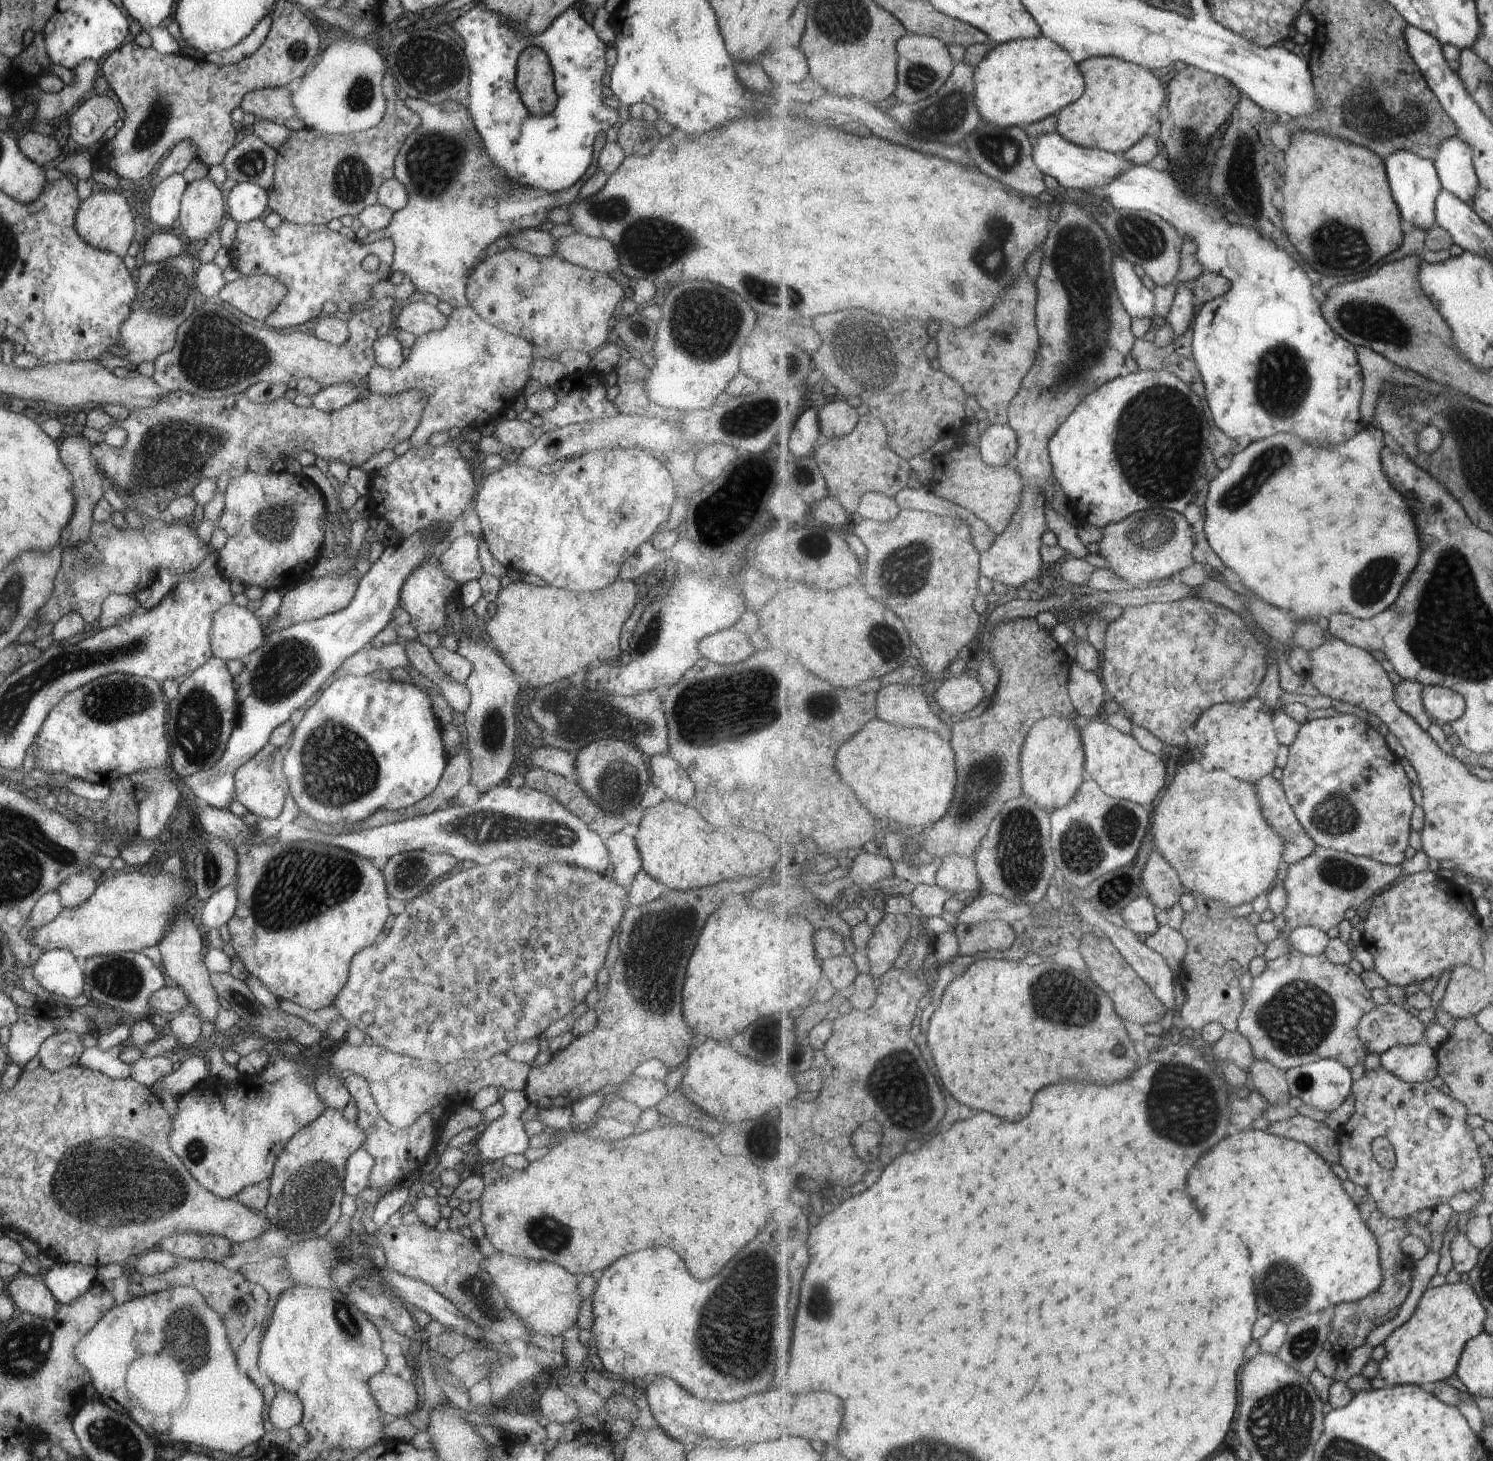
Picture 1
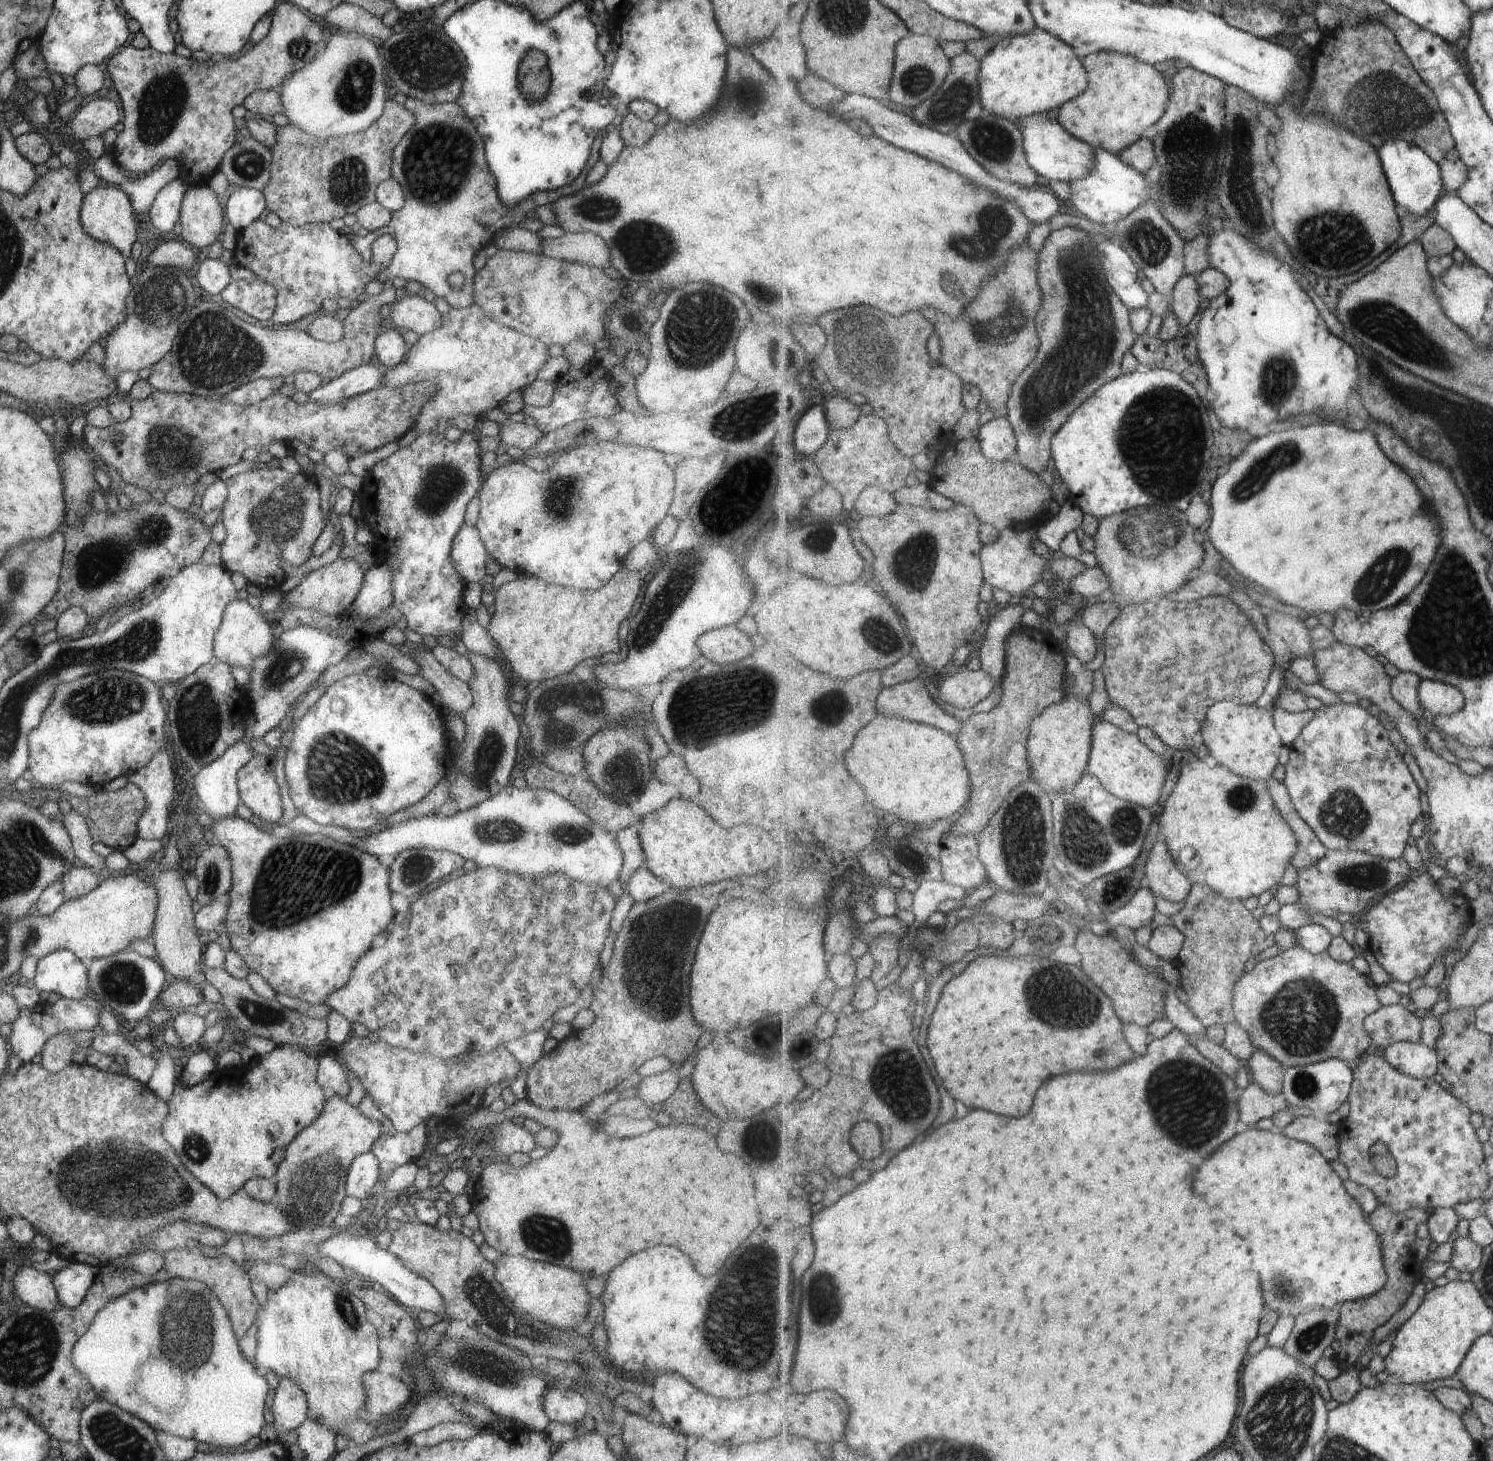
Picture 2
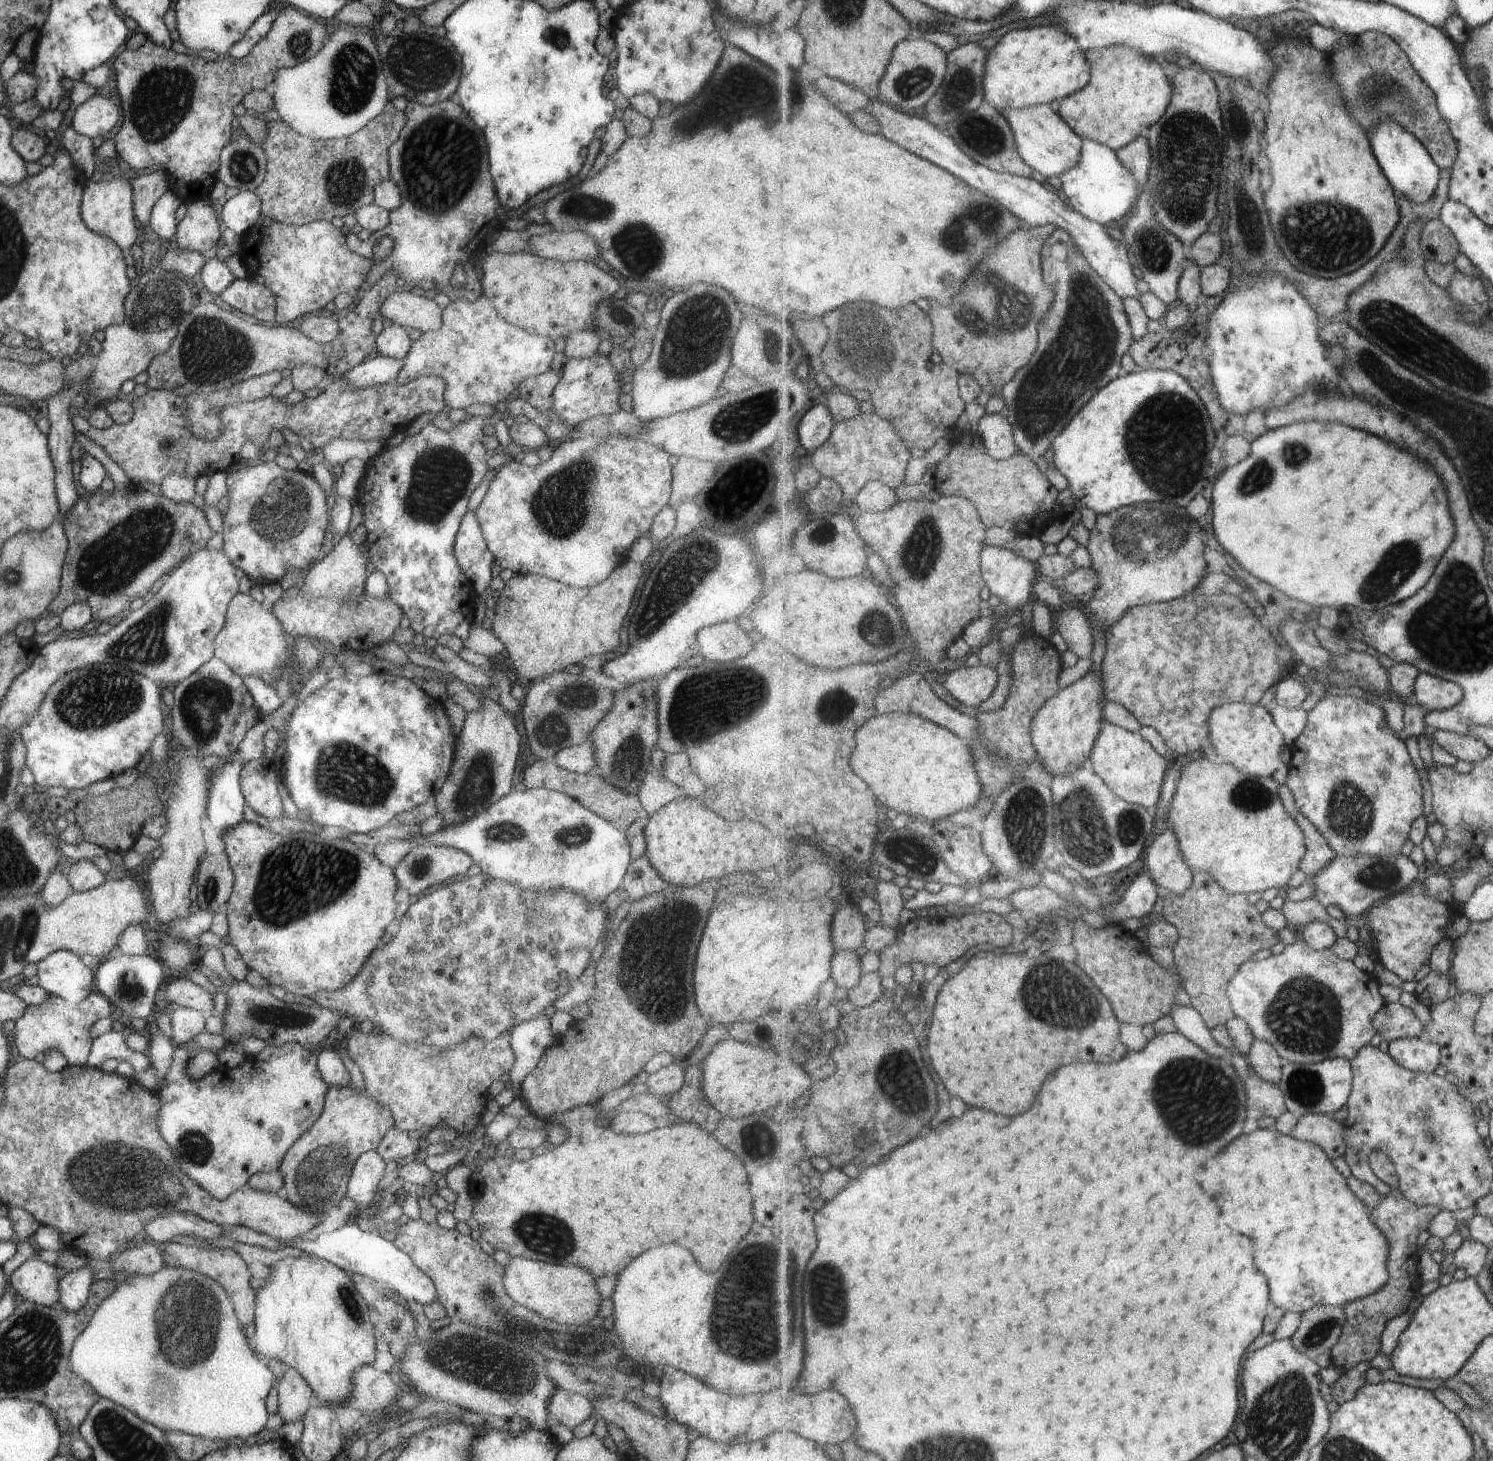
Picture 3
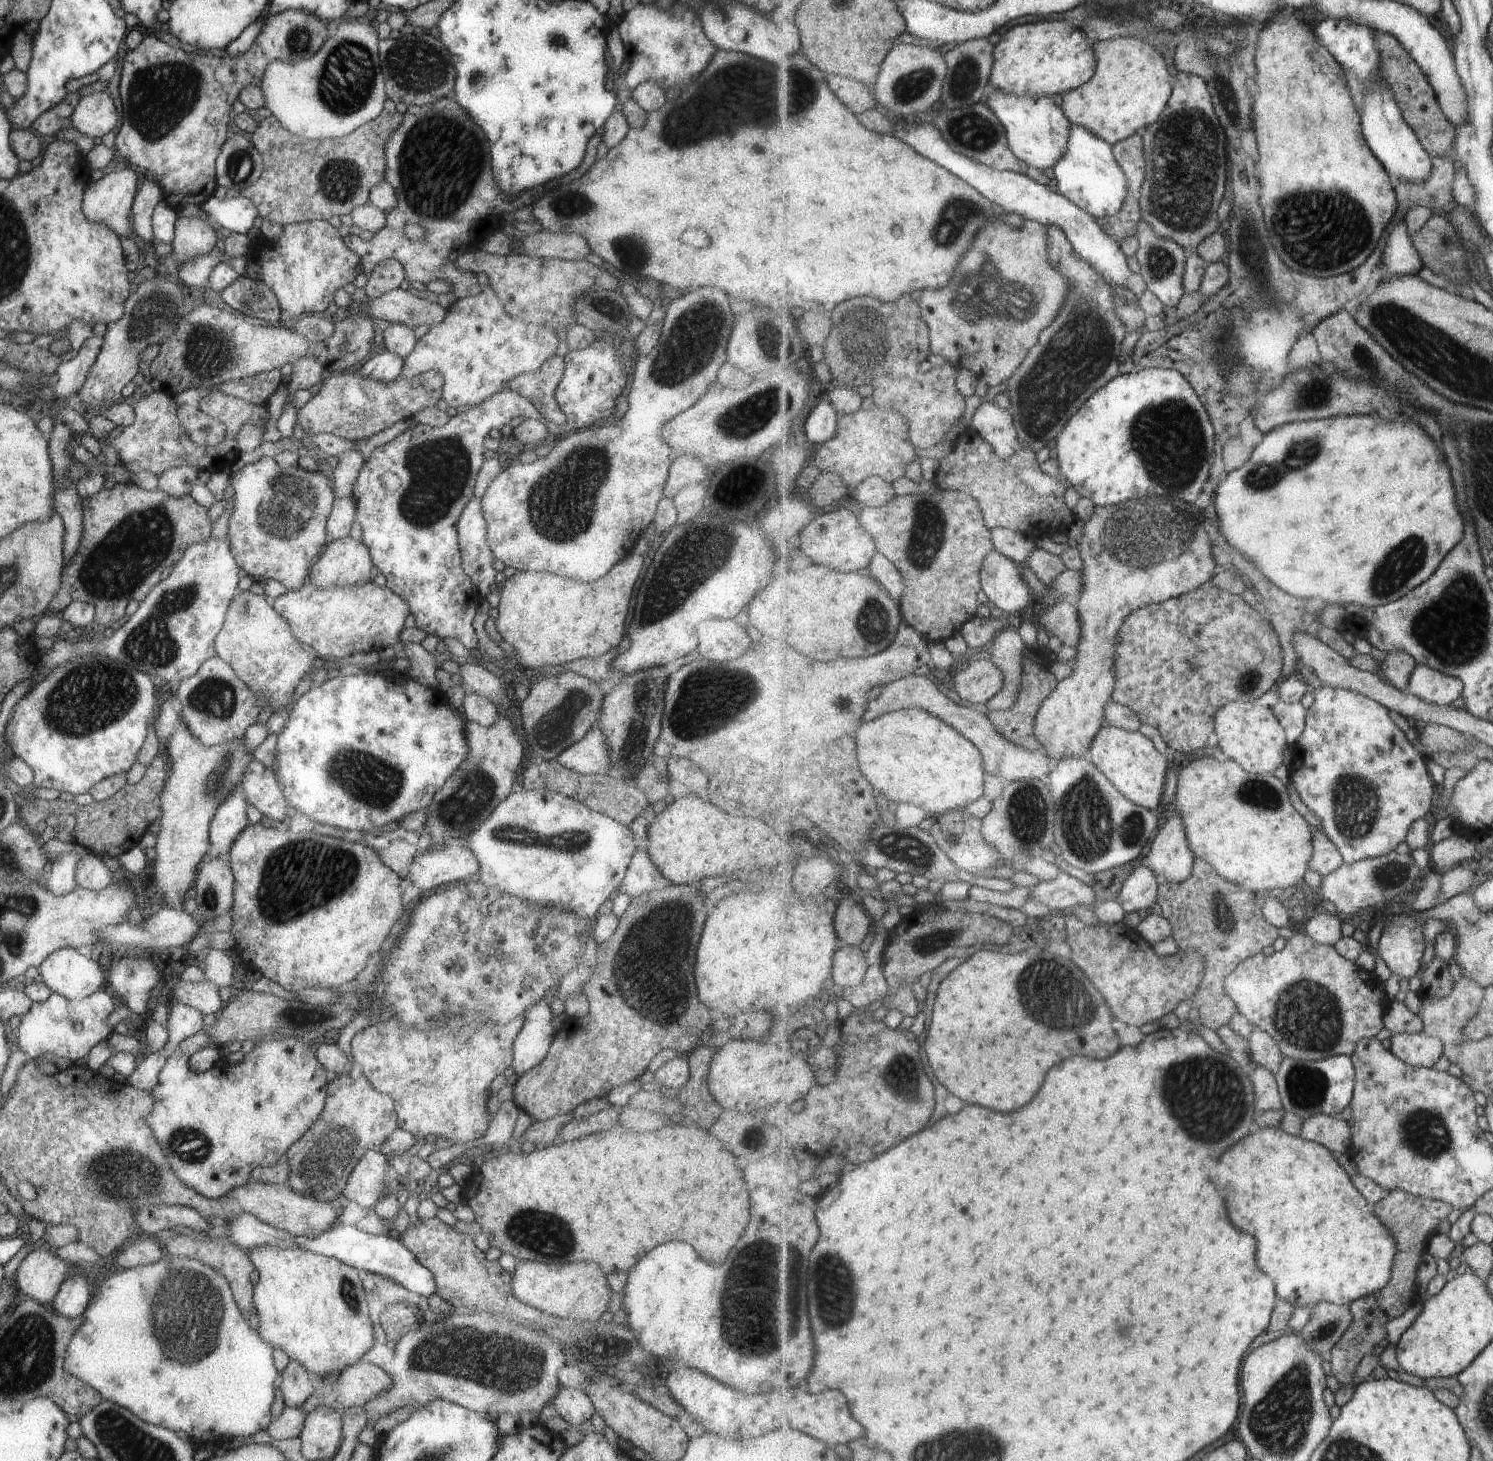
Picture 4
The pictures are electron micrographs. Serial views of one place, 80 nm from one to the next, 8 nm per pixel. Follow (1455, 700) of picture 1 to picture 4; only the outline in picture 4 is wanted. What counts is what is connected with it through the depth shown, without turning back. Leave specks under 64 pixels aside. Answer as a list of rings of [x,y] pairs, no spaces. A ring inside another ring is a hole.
[[[1417,664],[1407,692],[1431,704],[1449,706],[1463,696],[1463,682],[1427,665]]]

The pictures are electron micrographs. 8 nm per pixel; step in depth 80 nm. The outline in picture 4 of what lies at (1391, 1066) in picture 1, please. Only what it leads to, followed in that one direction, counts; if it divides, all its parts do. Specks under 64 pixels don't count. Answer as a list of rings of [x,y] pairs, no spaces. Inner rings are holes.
[[[1425,1032],[1391,1035],[1386,1043],[1396,1058],[1414,1067],[1433,1069],[1441,1055],[1444,1055],[1444,1044],[1441,1040],[1429,1037]]]

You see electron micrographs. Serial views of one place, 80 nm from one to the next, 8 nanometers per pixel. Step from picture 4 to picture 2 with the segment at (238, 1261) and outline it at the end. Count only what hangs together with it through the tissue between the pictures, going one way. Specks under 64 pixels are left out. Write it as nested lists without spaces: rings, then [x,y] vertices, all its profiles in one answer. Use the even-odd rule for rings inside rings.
[[[169,1249],[163,1253],[163,1256],[164,1265],[161,1268],[161,1274],[166,1279],[175,1277],[193,1279],[212,1289],[222,1307],[227,1311],[233,1334],[239,1340],[254,1323],[255,1312],[259,1307],[255,1296],[251,1293],[251,1282],[245,1274],[244,1266],[238,1266],[227,1255],[219,1254],[217,1257],[210,1258],[198,1250]]]

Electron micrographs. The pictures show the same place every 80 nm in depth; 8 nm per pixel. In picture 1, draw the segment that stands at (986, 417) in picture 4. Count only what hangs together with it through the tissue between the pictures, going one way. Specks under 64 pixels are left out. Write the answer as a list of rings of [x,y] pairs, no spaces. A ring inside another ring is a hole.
[[[990,424],[979,436],[980,453],[990,467],[1014,464],[1019,448],[1016,432],[1007,425]]]

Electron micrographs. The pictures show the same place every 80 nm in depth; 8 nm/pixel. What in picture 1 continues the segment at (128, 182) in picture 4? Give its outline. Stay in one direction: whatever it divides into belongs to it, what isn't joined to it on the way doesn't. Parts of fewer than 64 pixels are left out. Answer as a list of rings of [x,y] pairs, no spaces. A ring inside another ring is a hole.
[[[110,191],[92,192],[78,204],[74,216],[74,231],[90,247],[98,251],[107,251],[114,255],[125,256],[131,240],[133,240],[133,210],[126,194]]]

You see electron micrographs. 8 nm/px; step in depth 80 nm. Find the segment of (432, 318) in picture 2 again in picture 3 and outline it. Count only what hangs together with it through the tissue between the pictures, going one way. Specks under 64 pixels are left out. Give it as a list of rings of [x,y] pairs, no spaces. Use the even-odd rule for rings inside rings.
[[[396,288],[379,306],[378,313],[393,325],[426,332],[441,326],[442,310],[434,301],[413,296],[408,289]]]

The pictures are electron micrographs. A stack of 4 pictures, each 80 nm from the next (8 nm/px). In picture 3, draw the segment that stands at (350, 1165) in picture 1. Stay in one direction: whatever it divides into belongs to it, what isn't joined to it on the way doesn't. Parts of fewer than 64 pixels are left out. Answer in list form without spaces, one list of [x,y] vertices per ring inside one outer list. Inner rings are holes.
[[[366,1151],[355,1160],[350,1173],[345,1196],[357,1204],[359,1209],[367,1207],[375,1196],[387,1162],[377,1152]]]

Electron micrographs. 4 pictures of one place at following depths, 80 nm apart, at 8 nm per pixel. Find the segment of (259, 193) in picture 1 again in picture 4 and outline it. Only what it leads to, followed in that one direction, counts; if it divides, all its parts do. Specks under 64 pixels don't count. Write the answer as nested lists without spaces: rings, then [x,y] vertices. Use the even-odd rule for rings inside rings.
[[[242,195],[223,199],[210,197],[199,208],[211,221],[217,222],[218,226],[230,233],[241,235],[246,235],[253,226],[253,220],[258,216],[253,202]]]

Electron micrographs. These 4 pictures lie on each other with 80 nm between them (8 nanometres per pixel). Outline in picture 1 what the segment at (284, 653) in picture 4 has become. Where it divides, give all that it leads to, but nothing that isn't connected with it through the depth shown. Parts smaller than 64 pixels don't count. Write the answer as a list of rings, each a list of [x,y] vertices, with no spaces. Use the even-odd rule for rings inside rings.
[[[232,602],[222,604],[213,612],[209,629],[213,657],[240,660],[264,641],[259,622],[253,615]]]

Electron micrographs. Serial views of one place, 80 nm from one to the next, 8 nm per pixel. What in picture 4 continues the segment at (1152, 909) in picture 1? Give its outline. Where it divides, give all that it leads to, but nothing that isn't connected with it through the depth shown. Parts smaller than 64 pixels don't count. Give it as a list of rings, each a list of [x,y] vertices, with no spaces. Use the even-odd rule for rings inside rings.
[[[1147,866],[1137,868],[1125,882],[1120,895],[1120,905],[1124,913],[1148,912],[1158,903],[1161,880]]]

